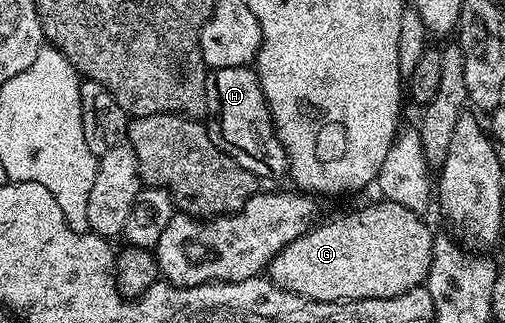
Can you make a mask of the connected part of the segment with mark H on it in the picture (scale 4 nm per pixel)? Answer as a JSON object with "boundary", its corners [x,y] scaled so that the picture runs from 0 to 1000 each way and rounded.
{"boundary":[[[495,204],[416,217],[408,235],[408,334],[432,375],[432,390],[414,393],[420,433],[446,477],[459,483],[475,520],[491,520],[513,557],[568,548],[574,489],[543,399],[511,232]]]}

